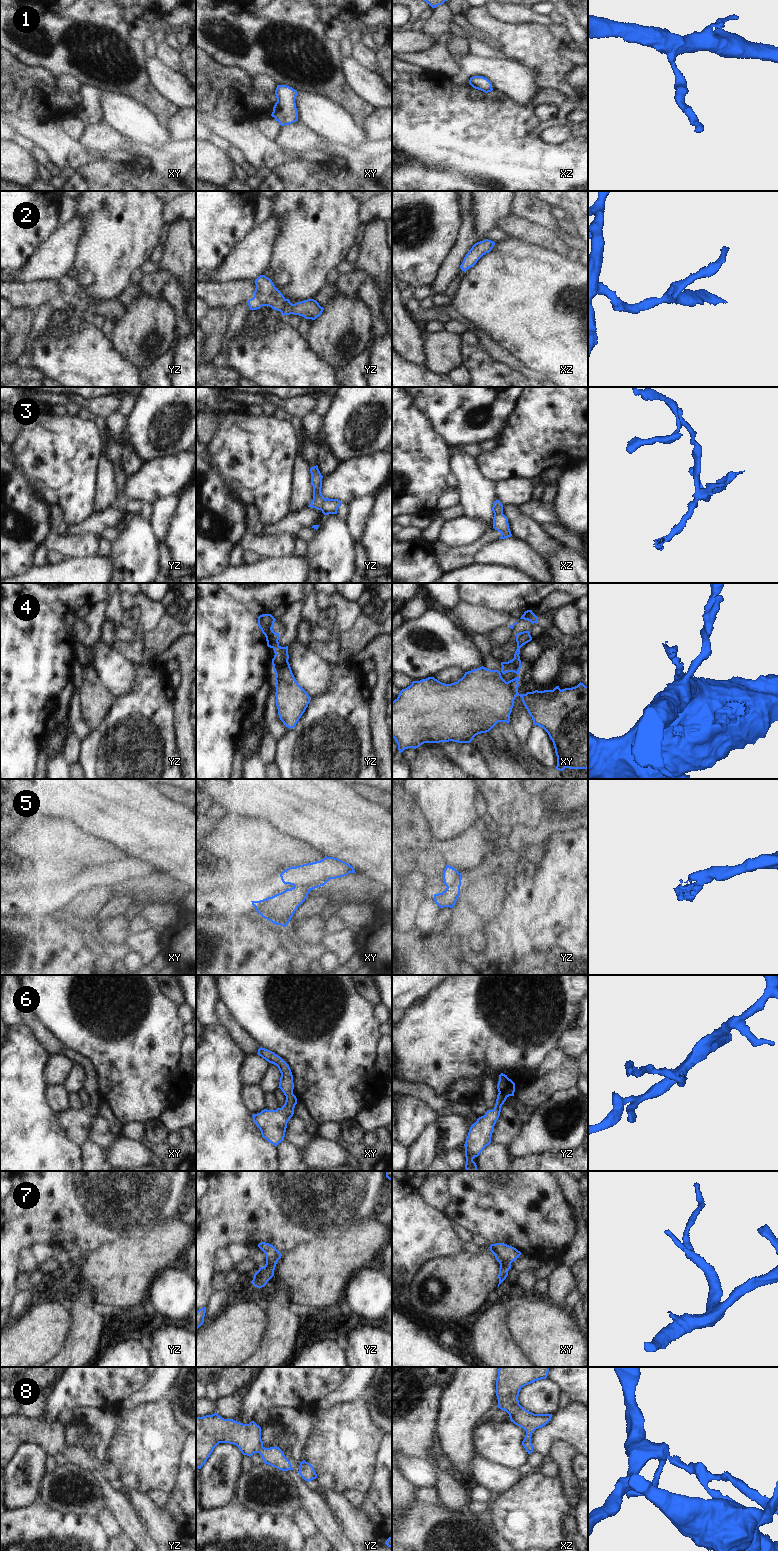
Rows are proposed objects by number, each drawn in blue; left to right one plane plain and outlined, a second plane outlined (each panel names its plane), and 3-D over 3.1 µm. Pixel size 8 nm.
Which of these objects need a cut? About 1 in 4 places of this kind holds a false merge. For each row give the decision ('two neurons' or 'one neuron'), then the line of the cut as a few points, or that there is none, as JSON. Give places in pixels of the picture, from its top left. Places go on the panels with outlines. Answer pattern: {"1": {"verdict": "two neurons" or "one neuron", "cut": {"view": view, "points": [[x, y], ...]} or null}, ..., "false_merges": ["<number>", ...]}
{"1": {"verdict": "one neuron", "cut": null}, "2": {"verdict": "one neuron", "cut": null}, "3": {"verdict": "one neuron", "cut": null}, "4": {"verdict": "one neuron", "cut": null}, "5": {"verdict": "two neurons", "cut": {"view": "xy", "points": [[294, 886], [308, 891]]}}, "6": {"verdict": "one neuron", "cut": null}, "7": {"verdict": "one neuron", "cut": null}, "8": {"verdict": "one neuron", "cut": null}, "false_merges": ["5"]}

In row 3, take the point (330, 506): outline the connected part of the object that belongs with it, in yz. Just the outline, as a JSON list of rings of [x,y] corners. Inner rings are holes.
[[[318,466],[310,468],[311,473],[311,484],[313,486],[313,500],[308,507],[321,510],[324,515],[337,514],[337,510],[341,505],[341,501],[338,499],[324,498],[321,492],[322,478]]]

